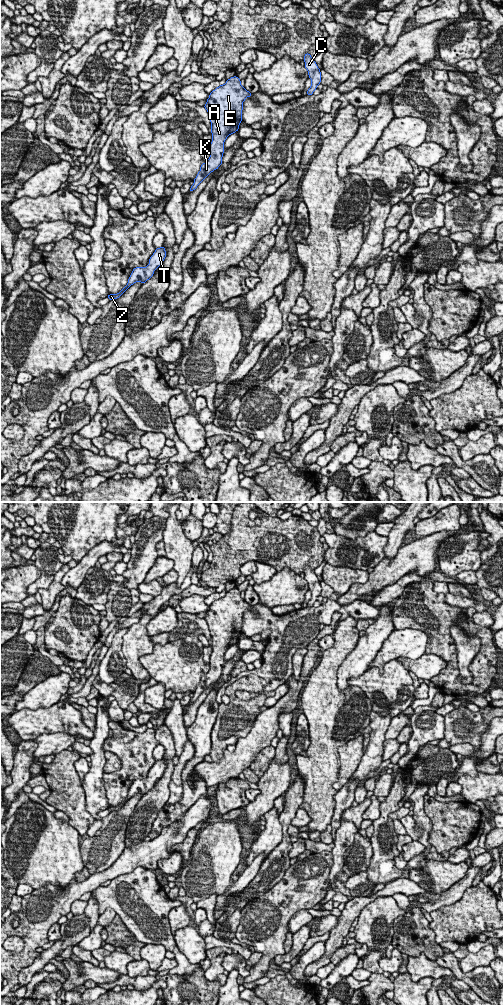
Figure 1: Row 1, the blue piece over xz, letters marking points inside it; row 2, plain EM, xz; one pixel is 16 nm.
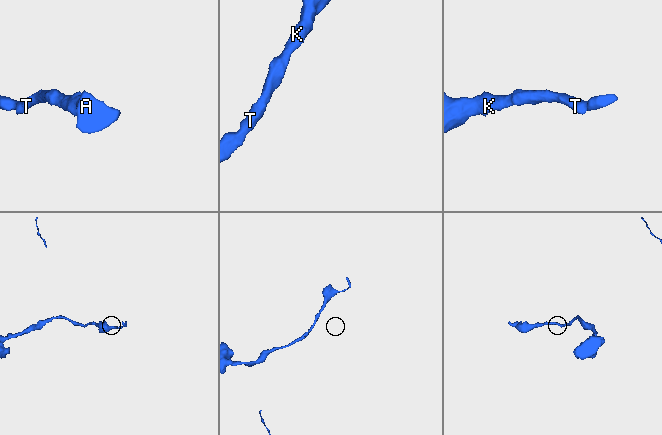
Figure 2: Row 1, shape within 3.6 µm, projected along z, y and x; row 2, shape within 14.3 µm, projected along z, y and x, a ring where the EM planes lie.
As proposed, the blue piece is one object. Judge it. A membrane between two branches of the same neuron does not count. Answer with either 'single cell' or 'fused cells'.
single cell

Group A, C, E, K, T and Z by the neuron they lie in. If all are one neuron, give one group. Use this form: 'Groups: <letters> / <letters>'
Groups: A C E K T Z

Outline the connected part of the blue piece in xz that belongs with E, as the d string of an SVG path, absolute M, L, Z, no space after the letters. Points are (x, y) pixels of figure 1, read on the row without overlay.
M237 588L231 589L224 597L220 597L209 606L204 620L209 627L213 649L210 669L201 677L189 704L195 702L211 684L222 677L224 654L229 647L239 642L243 614L251 607L252 605L241 598L241 592Z

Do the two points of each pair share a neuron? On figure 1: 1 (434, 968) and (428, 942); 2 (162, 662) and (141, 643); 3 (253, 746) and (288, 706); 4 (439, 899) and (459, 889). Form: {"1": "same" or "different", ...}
{"1": "different", "2": "different", "3": "same", "4": "same"}

